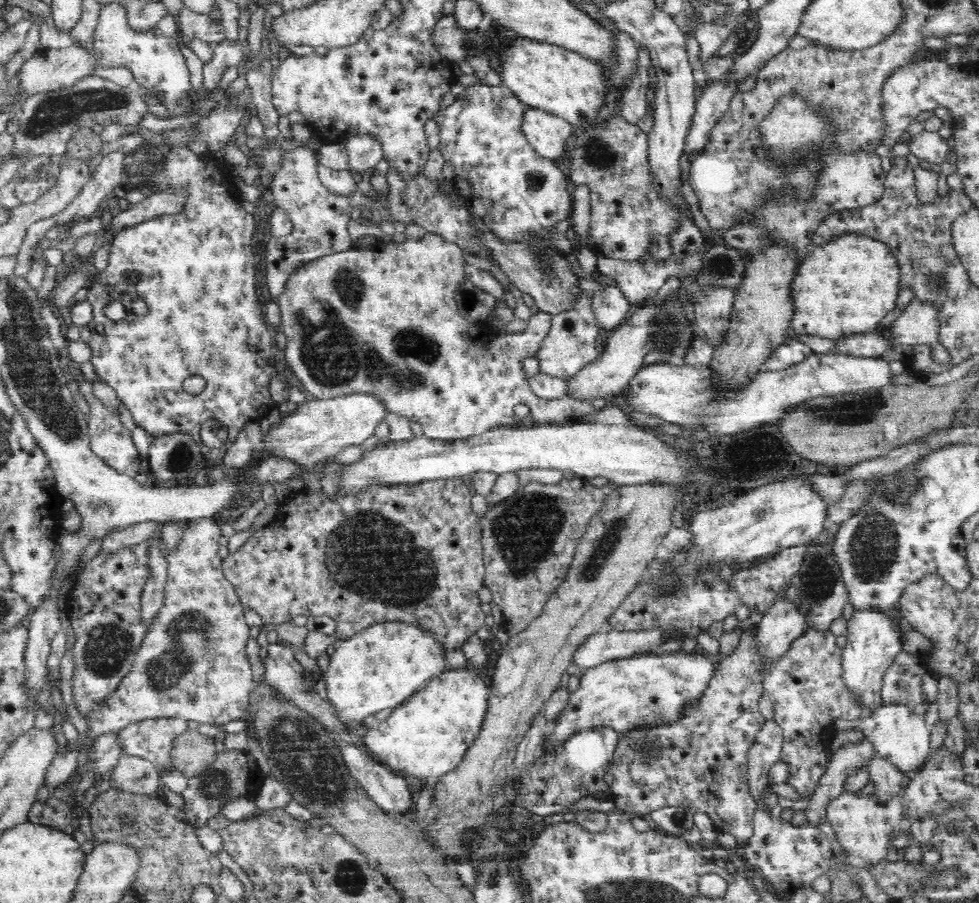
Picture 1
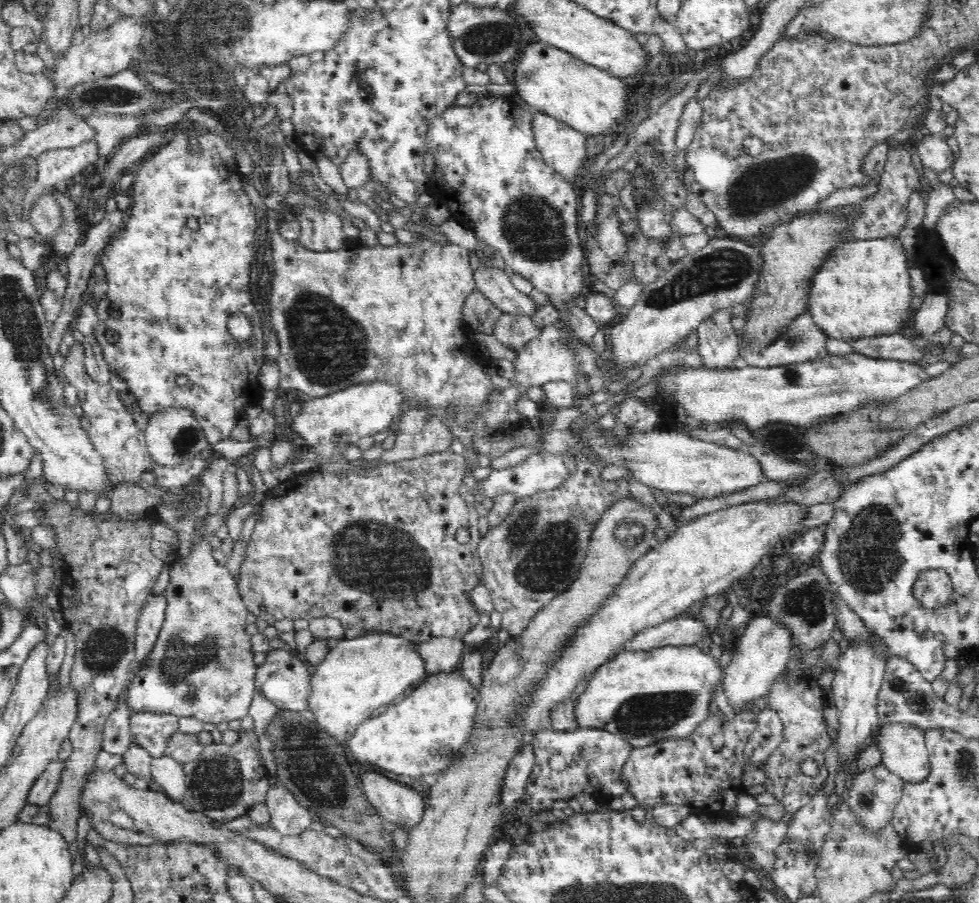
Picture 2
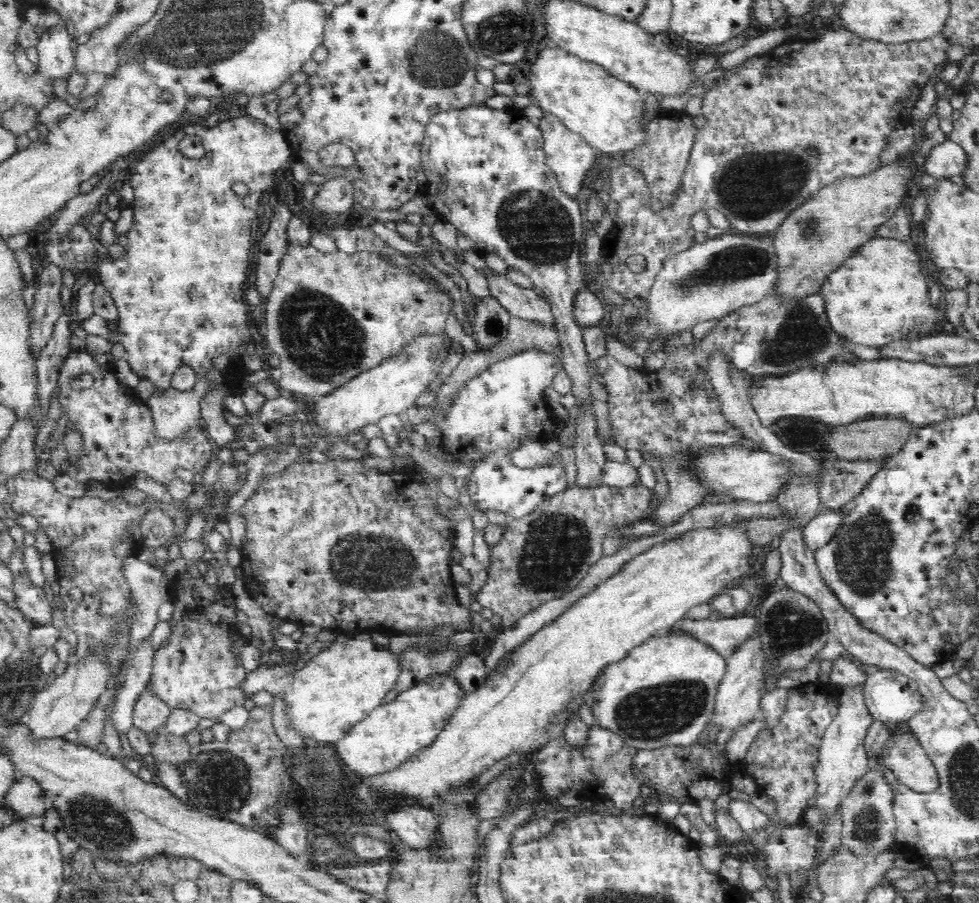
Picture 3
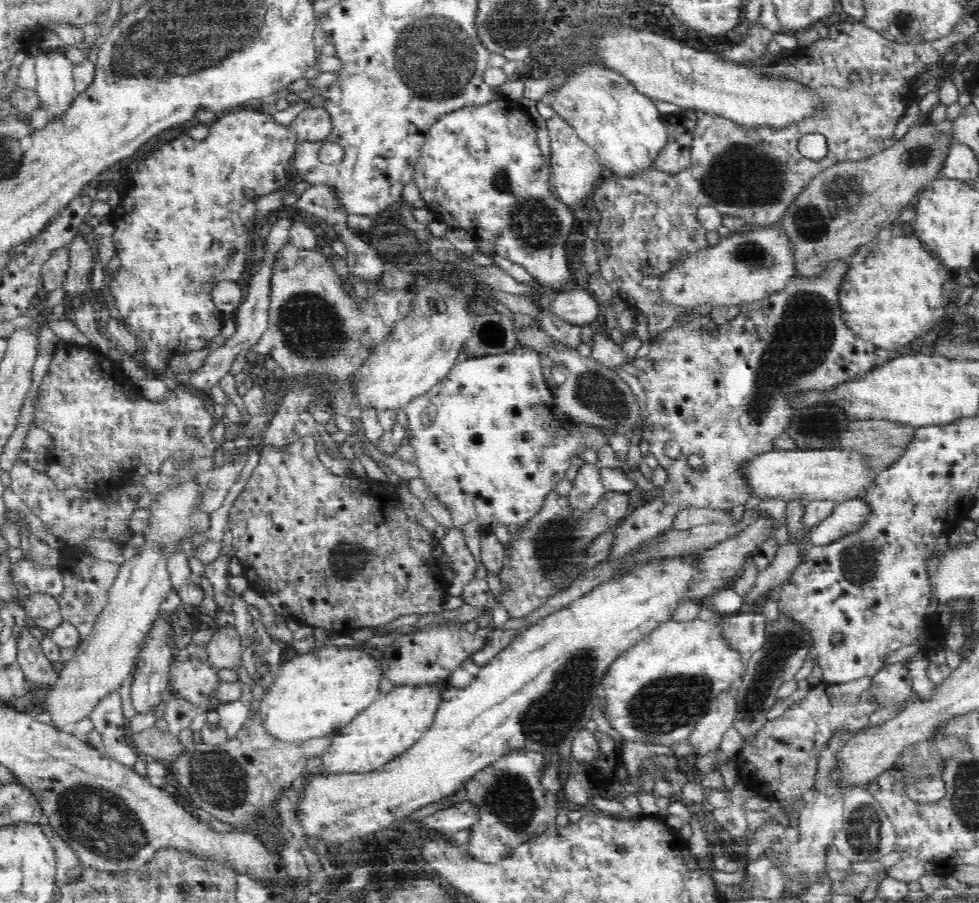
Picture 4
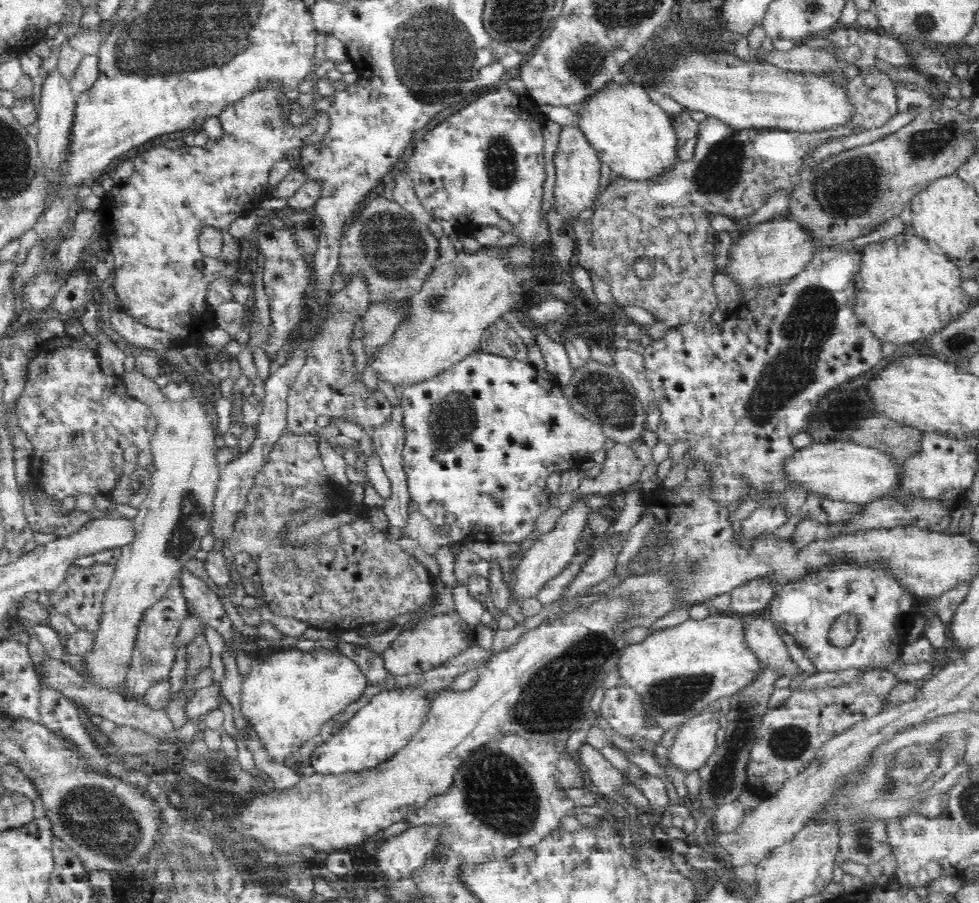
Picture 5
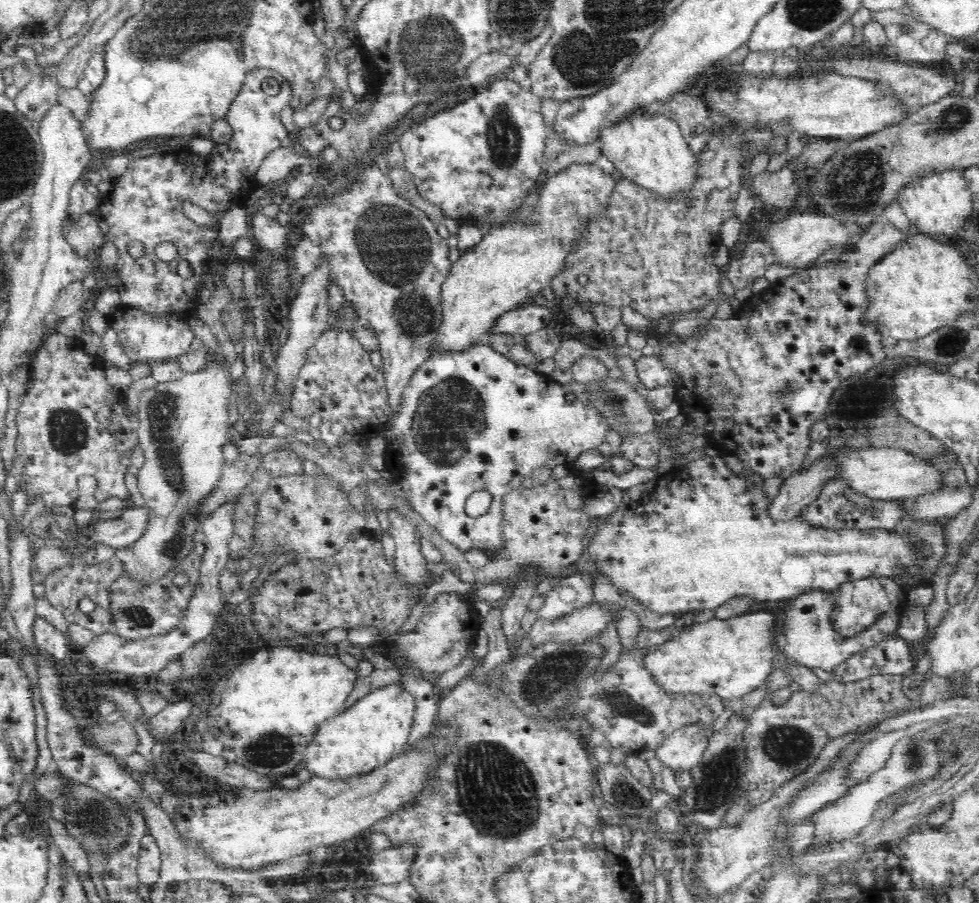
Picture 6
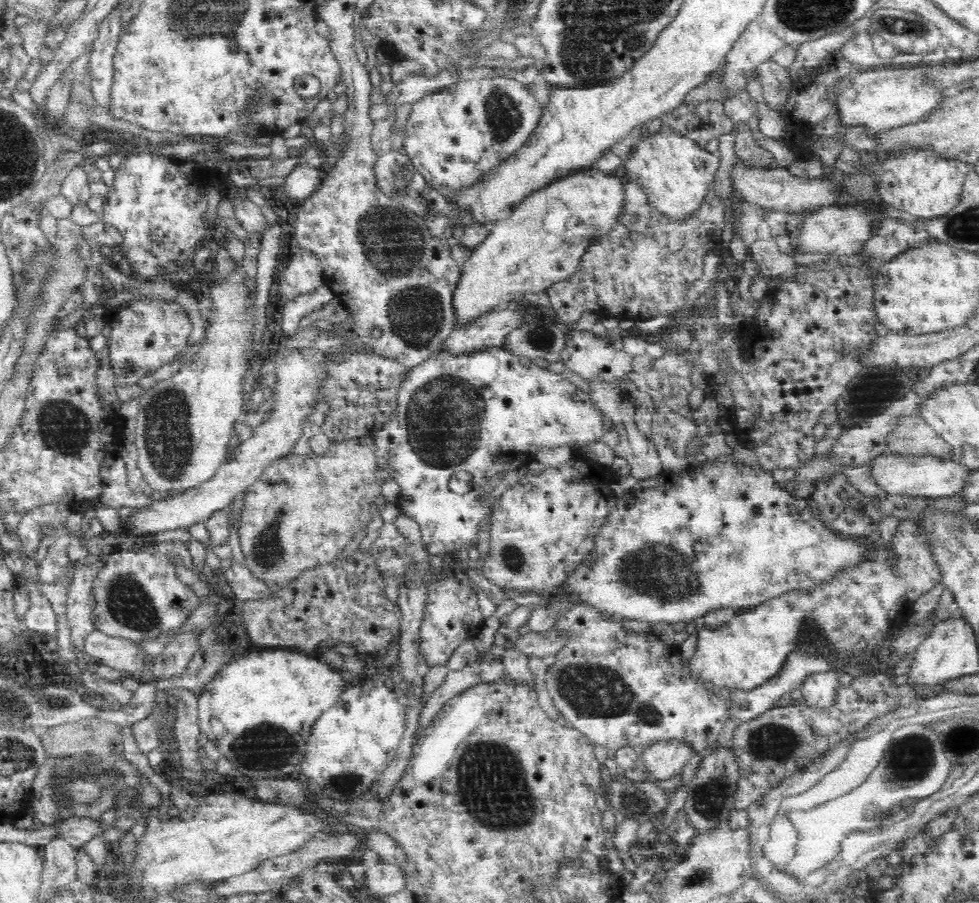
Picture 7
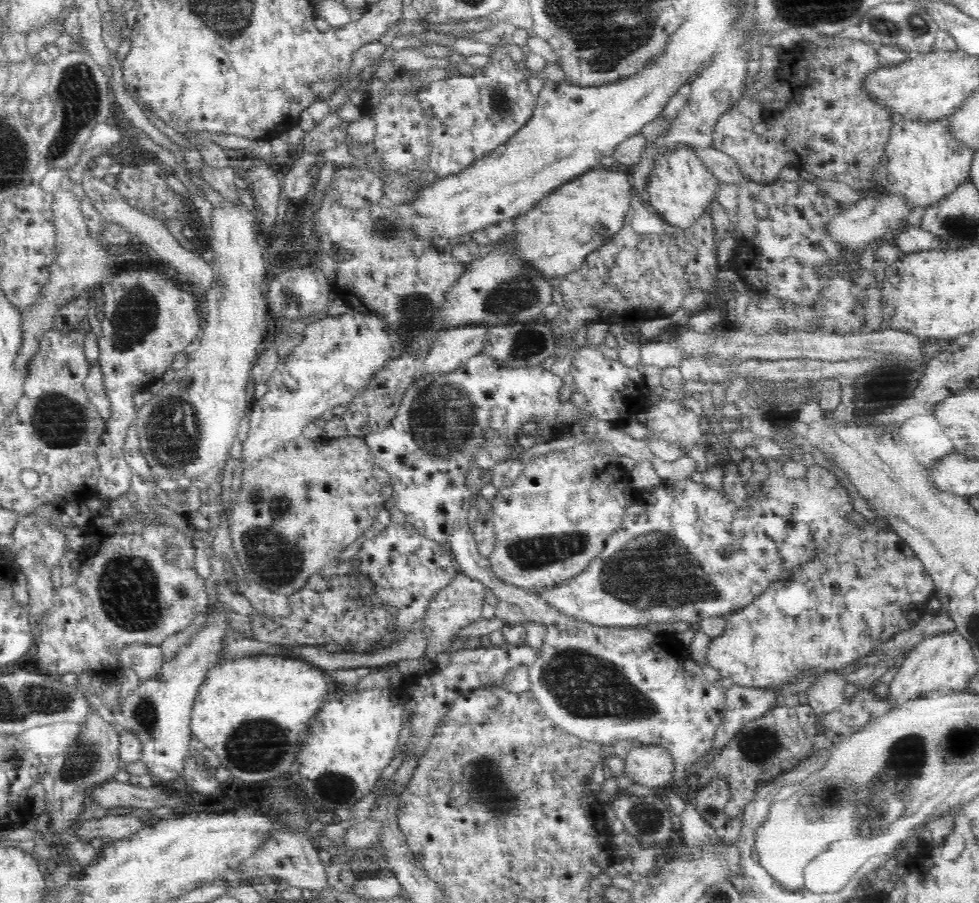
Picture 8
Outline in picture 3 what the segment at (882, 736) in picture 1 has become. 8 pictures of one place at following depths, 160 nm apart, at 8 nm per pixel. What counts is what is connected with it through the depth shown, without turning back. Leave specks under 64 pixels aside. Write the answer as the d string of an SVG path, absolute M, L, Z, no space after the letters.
M899 728L892 730L884 746L884 764L910 790L918 794L936 792L940 779L934 763L928 758L920 742L907 736L905 732Z

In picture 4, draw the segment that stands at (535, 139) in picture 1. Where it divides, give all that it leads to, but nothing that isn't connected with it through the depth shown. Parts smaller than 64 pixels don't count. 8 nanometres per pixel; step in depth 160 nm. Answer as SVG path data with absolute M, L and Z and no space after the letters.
M557 114L546 121L549 134L549 144L551 148L551 168L553 174L554 187L558 192L558 199L568 207L580 204L592 190L597 187L600 176L605 176L607 172L596 156L595 150L586 144L570 124Z

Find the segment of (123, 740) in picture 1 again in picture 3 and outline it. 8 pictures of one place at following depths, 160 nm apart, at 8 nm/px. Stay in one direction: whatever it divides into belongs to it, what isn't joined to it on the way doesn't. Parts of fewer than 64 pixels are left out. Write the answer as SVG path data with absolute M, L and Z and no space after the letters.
M148 683L135 700L133 710L133 725L147 733L164 731L166 719L171 711L170 705L154 693L154 688Z

